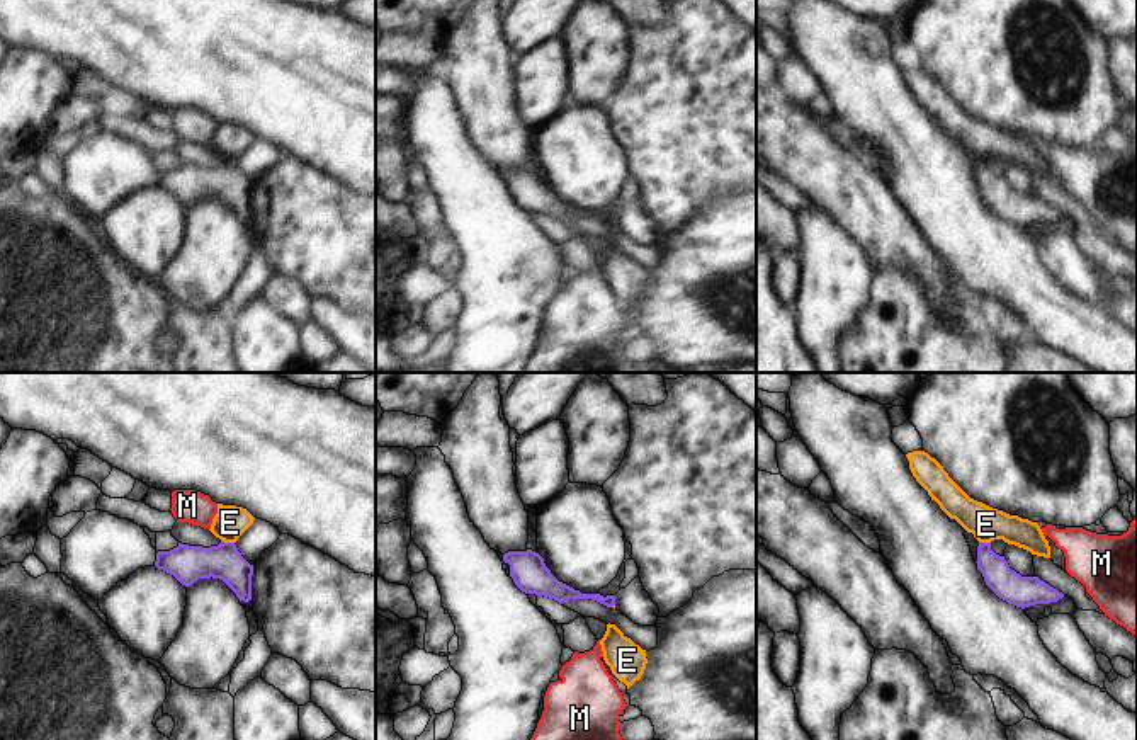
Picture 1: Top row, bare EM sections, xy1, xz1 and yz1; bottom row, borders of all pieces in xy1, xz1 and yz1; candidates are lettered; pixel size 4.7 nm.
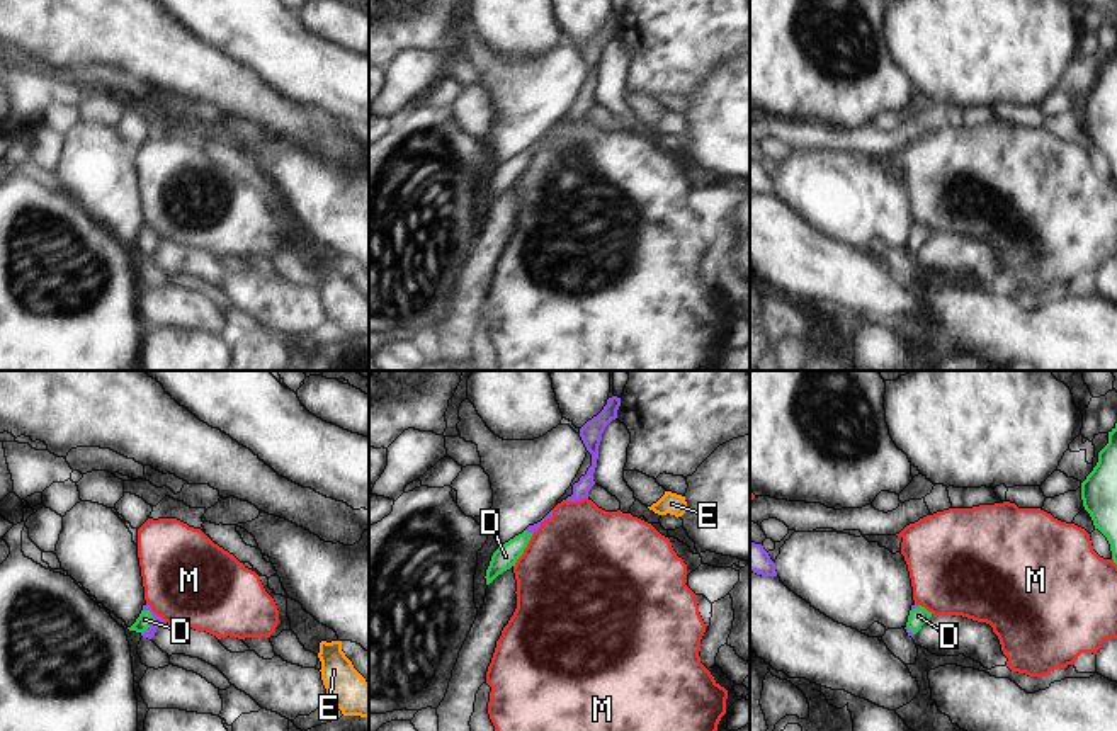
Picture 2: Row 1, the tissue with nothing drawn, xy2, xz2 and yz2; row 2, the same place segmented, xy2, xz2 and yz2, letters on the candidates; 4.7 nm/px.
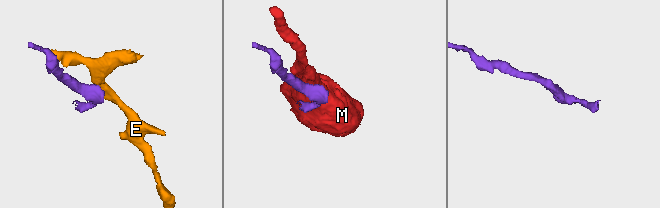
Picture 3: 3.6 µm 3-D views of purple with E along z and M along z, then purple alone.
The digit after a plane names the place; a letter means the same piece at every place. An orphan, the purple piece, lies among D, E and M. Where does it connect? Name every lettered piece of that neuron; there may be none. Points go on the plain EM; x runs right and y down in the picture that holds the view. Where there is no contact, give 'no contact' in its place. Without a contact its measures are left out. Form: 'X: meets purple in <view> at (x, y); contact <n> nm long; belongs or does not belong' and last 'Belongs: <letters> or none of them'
D: meets purple in xy2 at (153, 240); contact 120 nm long; belongs
E: meets purple in xy1 at (228, 162); contact 70 nm long; does not belong
M: meets purple in xz2 at (575, 119); contact 110 nm long; does not belong
Belongs: D

